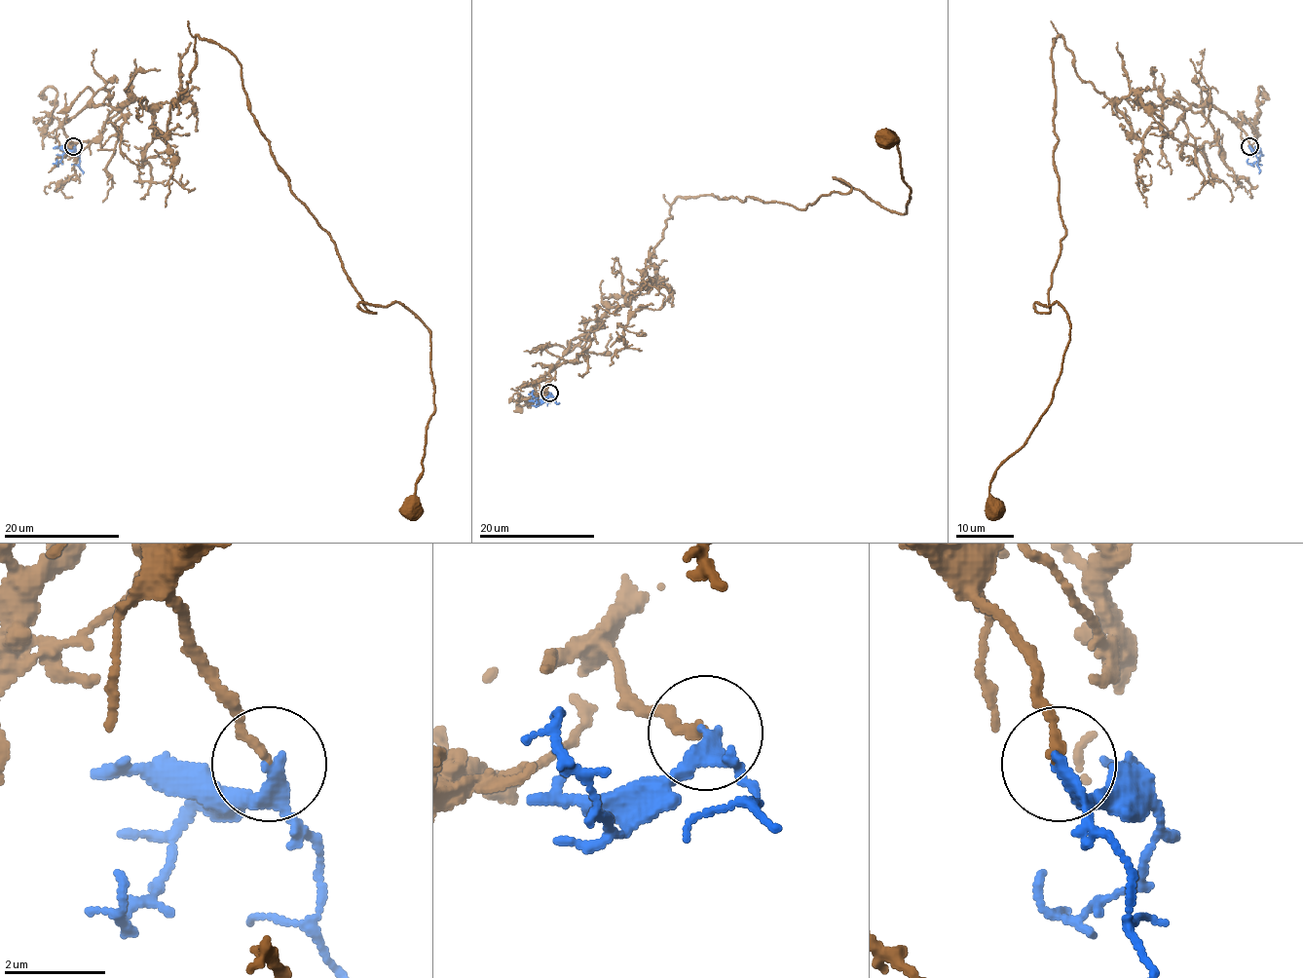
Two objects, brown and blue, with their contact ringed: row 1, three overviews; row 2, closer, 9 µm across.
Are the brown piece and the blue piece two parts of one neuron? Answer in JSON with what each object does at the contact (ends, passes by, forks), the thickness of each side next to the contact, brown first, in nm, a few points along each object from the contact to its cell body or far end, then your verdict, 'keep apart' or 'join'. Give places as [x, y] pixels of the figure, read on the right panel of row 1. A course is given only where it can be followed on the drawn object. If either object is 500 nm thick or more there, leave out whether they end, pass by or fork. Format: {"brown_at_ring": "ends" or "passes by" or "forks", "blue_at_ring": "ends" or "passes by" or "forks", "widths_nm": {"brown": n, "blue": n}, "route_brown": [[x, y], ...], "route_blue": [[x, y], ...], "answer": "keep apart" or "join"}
{"brown_at_ring": "ends", "blue_at_ring": "passes by", "widths_nm": {"brown": 170, "blue": 200}, "route_brown": [[1249, 146], [1164, 99], [1139, 139], [1054, 40], [1065, 233], [1035, 306], [1069, 332], [997, 507]], "route_blue": [[1249, 146], [1261, 154], [1251, 164], [1247, 162], [1248, 159]], "answer": "join"}

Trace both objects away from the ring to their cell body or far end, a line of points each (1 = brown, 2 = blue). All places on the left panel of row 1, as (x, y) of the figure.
1: (74, 146), (78, 111), (134, 99), (166, 139), (195, 37), (229, 52), (358, 306), (429, 332), (412, 507)
2: (74, 146), (56, 164), (56, 159)

